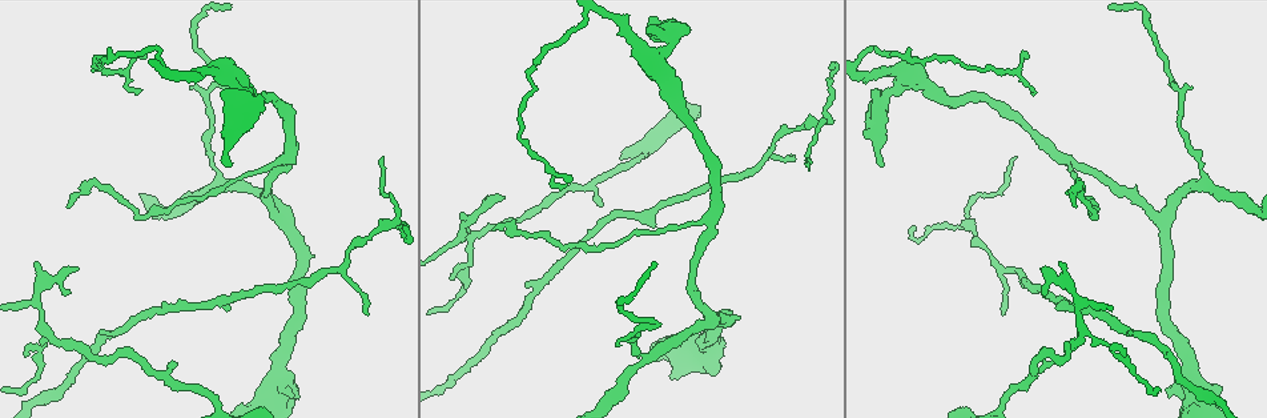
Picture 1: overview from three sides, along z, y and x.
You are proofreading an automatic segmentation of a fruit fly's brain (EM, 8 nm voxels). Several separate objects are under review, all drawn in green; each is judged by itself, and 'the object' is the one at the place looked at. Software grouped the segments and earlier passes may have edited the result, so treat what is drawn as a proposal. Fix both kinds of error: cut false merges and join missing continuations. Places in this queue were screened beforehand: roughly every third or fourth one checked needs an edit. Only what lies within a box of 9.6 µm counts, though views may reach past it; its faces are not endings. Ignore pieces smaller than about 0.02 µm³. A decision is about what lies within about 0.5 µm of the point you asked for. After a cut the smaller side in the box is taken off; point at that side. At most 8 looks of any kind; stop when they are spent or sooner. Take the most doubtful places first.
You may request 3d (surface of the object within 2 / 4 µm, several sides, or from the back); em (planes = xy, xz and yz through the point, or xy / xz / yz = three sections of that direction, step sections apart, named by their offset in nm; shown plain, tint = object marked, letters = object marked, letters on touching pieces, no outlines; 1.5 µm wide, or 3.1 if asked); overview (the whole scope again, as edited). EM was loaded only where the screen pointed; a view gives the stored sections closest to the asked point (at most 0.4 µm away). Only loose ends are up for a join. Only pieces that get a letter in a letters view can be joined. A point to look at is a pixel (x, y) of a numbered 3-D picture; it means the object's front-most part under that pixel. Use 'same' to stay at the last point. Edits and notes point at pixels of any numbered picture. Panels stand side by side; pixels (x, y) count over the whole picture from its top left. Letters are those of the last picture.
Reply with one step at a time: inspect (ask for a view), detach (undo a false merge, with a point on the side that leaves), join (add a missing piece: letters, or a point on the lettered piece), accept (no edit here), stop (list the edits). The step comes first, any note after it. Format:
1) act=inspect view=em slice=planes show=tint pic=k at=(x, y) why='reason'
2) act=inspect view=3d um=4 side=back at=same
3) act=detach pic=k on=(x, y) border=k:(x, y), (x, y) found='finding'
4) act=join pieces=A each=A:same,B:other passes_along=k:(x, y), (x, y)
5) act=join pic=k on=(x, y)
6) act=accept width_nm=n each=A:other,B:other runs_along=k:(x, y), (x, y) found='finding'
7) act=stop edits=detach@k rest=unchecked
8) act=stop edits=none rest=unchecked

act=inspect view=3d um=4 pic=1 at=(505, 198) why='branch stops here'

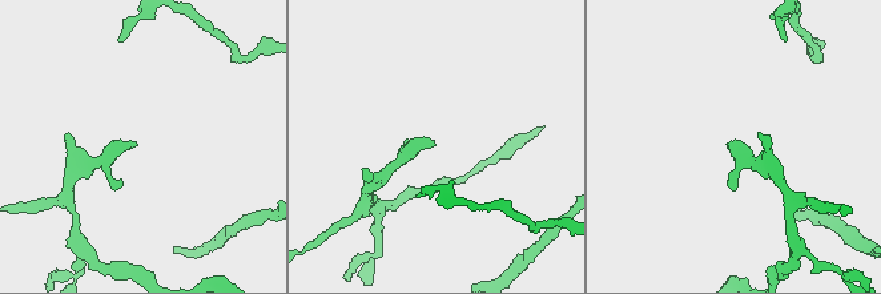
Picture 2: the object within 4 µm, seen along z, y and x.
act=inspect view=em slice=planes show=letters pic=2 at=(433, 142)

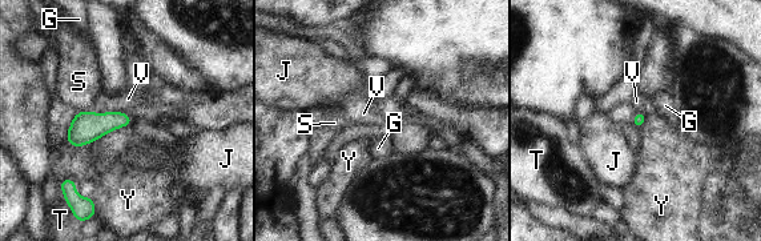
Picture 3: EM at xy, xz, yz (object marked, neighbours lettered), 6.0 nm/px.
act=accept longest_contact=V:220nm each=G:other,J:other,S:other,T:other,V:other,Y:other found='no lettered piece goes on from it'

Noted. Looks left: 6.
act=inspect view=3d um=4 pic=1 at=(599, 205) why='thin end'

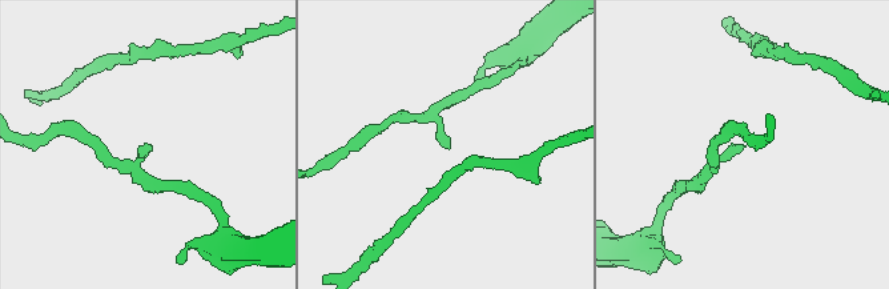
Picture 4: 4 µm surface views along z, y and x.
act=inspect view=em slice=planes show=letters pic=4 at=(741, 147) why='shape alone is not enough'

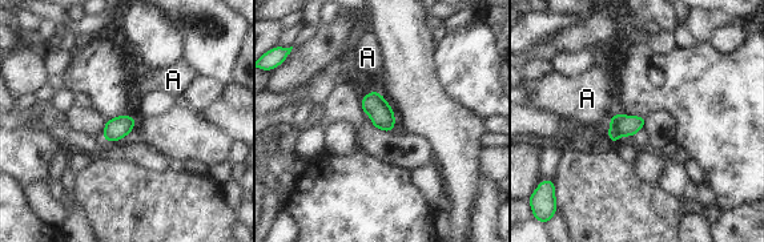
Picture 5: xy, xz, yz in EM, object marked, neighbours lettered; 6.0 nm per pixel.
act=accept each=A:other border=5:(614, 112), (608, 119) found='no lettered piece goes on from it'

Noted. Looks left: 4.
act=inspect view=em slice=planes show=letters pic=1 at=(619, 345) why='an open end'

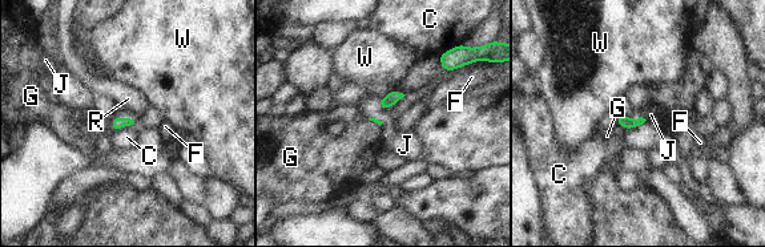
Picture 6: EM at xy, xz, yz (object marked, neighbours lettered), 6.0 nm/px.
act=join pic=6 on=(123, 113) longest_contact=J:150nm each=C:other,F:other,G:other,J:same,R:other,W:other passes_along=6:(117, 122), (119, 117), (123, 113) found='the cell continues'

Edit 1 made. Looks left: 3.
act=inspect view=em slice=xy step=8 show=tint pic=1 at=(1026, 59) why='branch stops here'

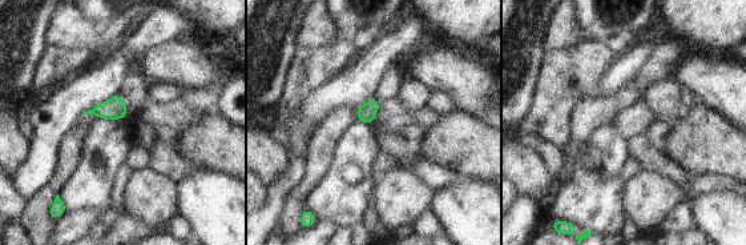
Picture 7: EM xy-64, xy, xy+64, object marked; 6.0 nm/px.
act=inspect view=em slice=planes show=tint at=same why='another direction'

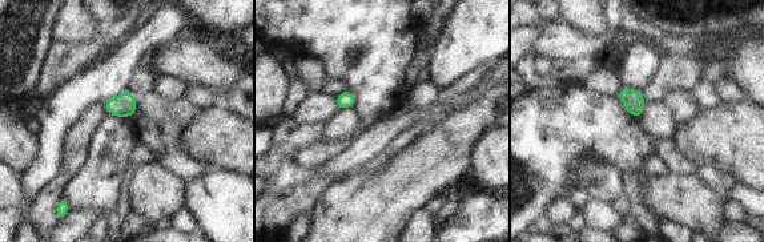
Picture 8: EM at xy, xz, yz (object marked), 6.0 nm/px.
act=inspect view=em slice=planes show=letters at=same

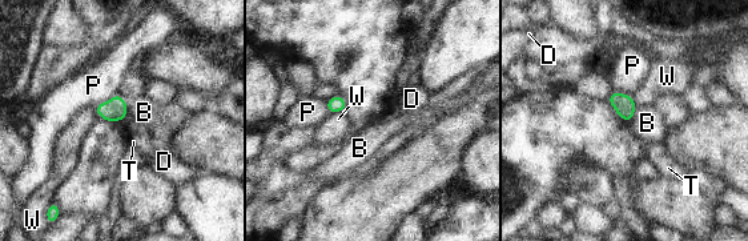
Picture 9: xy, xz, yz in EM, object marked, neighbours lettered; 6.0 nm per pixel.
act=accept width_nm=130 each=B:other,D:other,P:other,T:other,W:other border=9:(636, 105), (631, 123) found='no lettered piece goes on from it'

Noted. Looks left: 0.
act=stop edits=join@6 rest=unchecked

